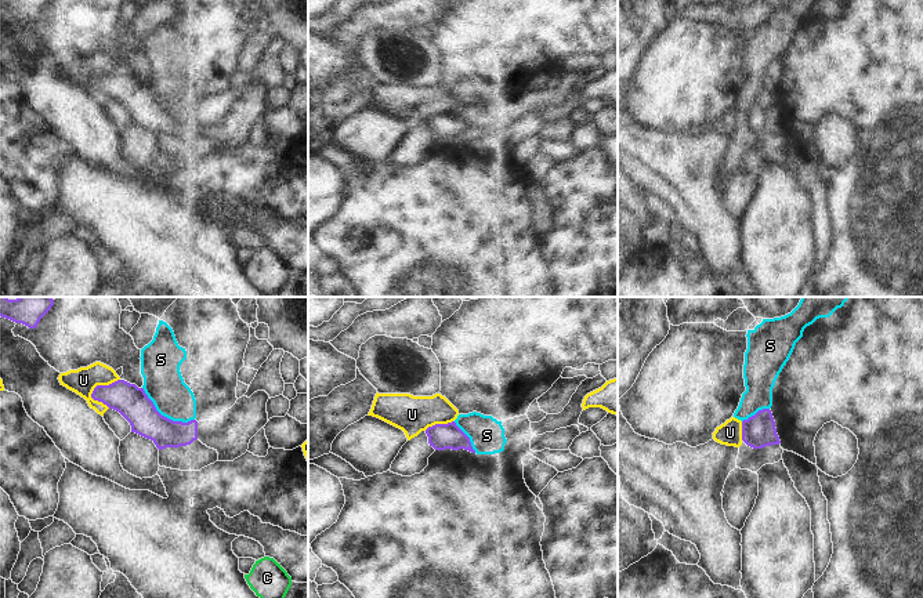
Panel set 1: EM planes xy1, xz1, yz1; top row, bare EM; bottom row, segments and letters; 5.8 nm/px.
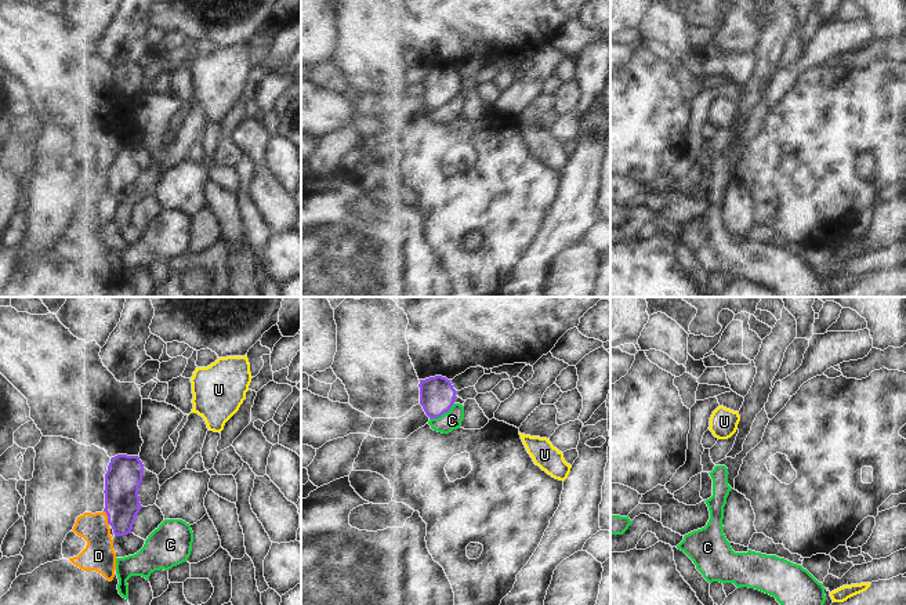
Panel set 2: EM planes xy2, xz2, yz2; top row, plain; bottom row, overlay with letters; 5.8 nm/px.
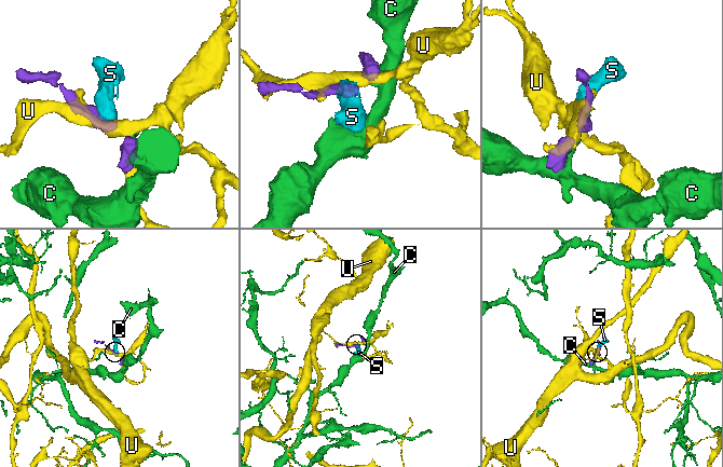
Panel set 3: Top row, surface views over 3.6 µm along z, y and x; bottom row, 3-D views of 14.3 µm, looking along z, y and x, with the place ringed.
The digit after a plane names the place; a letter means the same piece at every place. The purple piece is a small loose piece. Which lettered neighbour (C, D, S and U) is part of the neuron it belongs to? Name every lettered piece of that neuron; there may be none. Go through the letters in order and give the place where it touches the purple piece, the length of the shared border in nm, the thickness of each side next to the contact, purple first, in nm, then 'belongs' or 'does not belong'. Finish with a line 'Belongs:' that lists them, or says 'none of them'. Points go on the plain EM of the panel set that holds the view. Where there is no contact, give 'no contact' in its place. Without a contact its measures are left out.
C: meets purple in xz2 at (442, 104); contact 170 nm long; 200 nm thick on the purple side, 110 nm on the other; does not belong
D: meets purple in xy2 at (108, 207); contact 90 nm long; 200 nm thick on the purple side, 180 nm on the other; does not belong
S: meets purple in xy1 at (163, 107); contact 360 nm long; 190 nm thick on the purple side, 240 nm on the other; does not belong
U: meets purple in xy1 at (102, 76); contact 200 nm long; 190 nm thick on the purple side, 150 nm on the other; does not belong
Belongs: none of them

